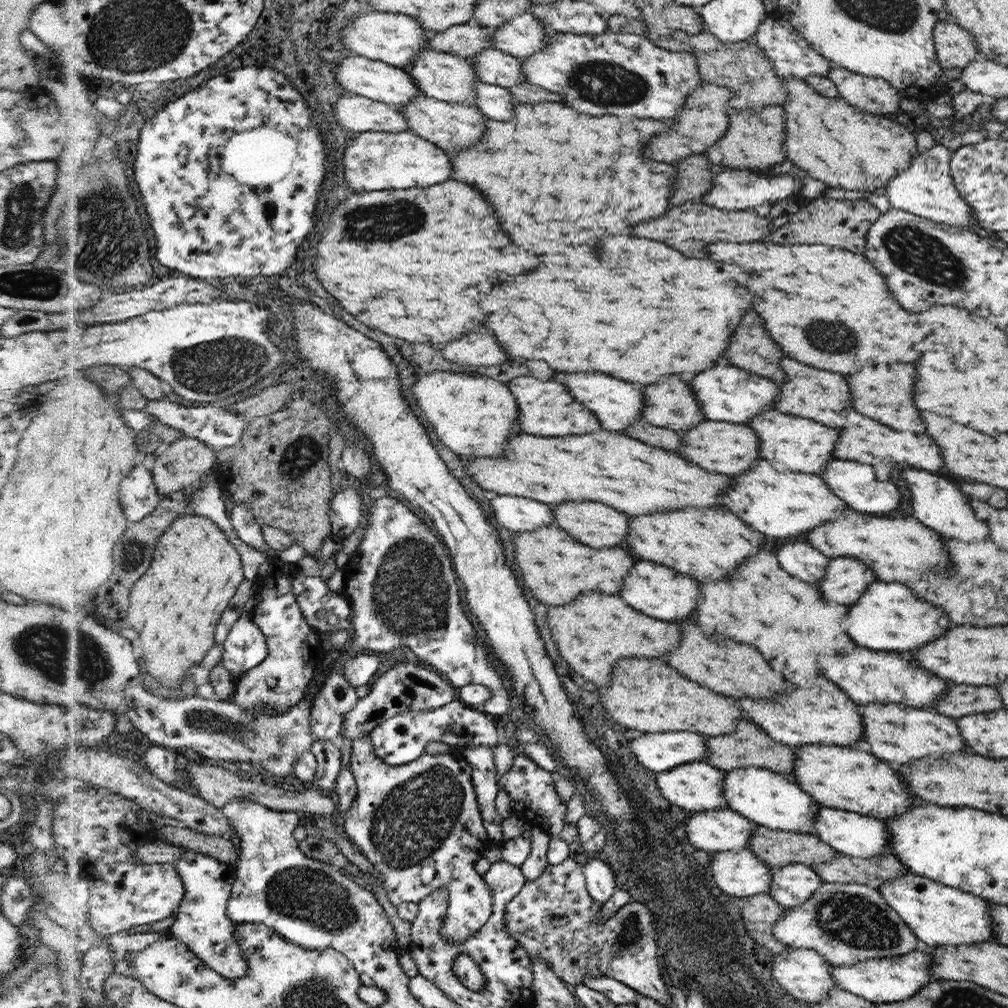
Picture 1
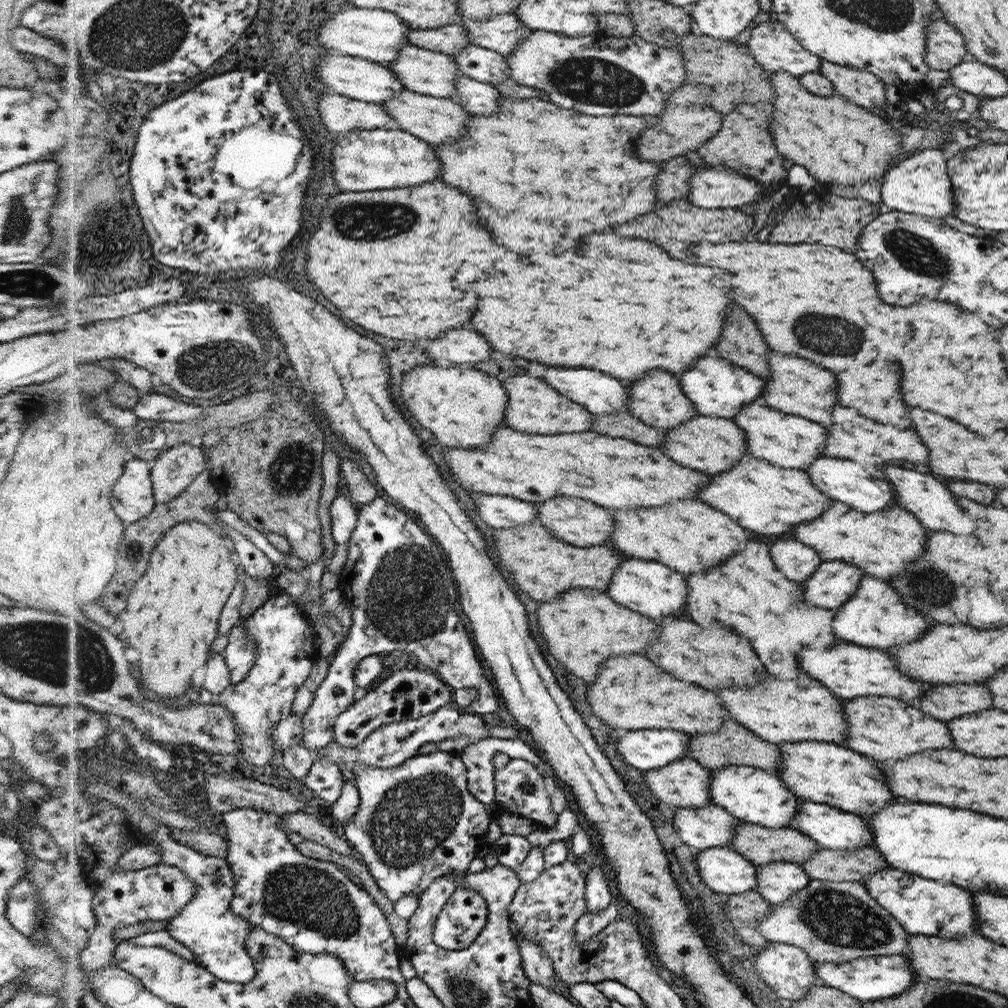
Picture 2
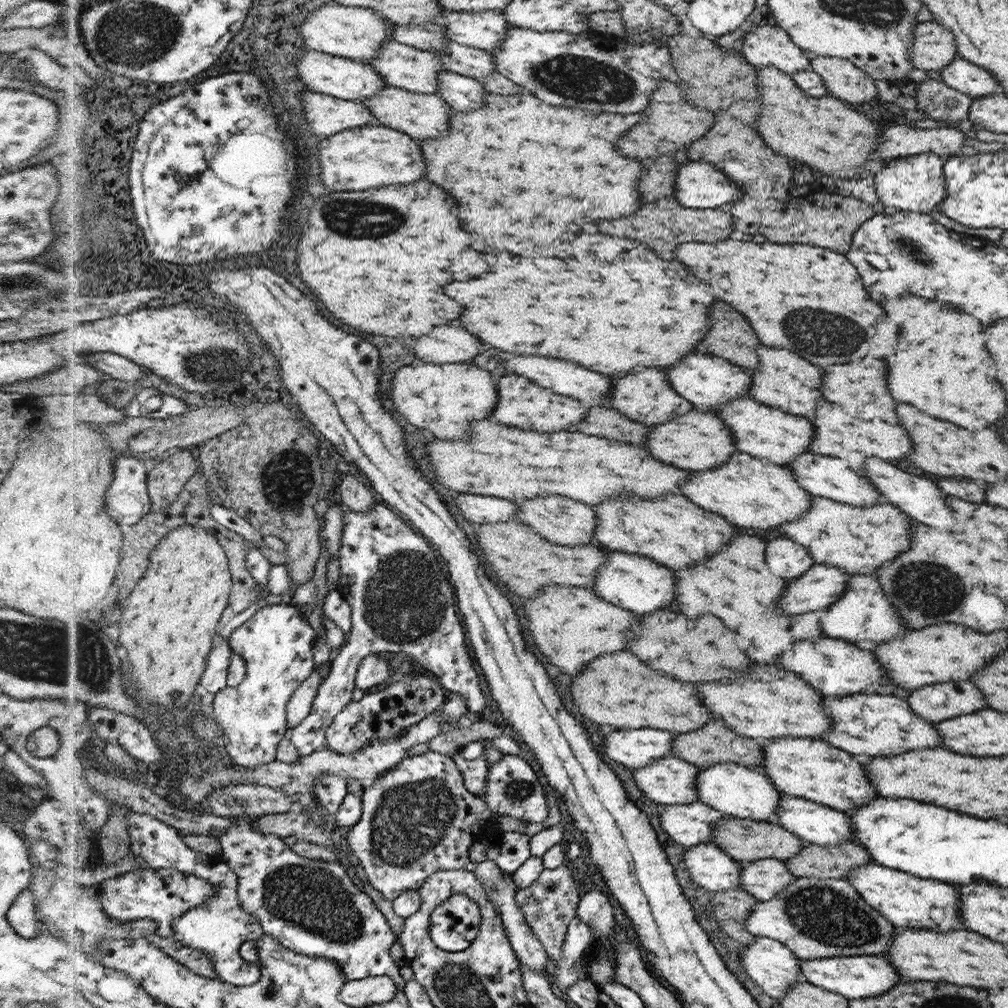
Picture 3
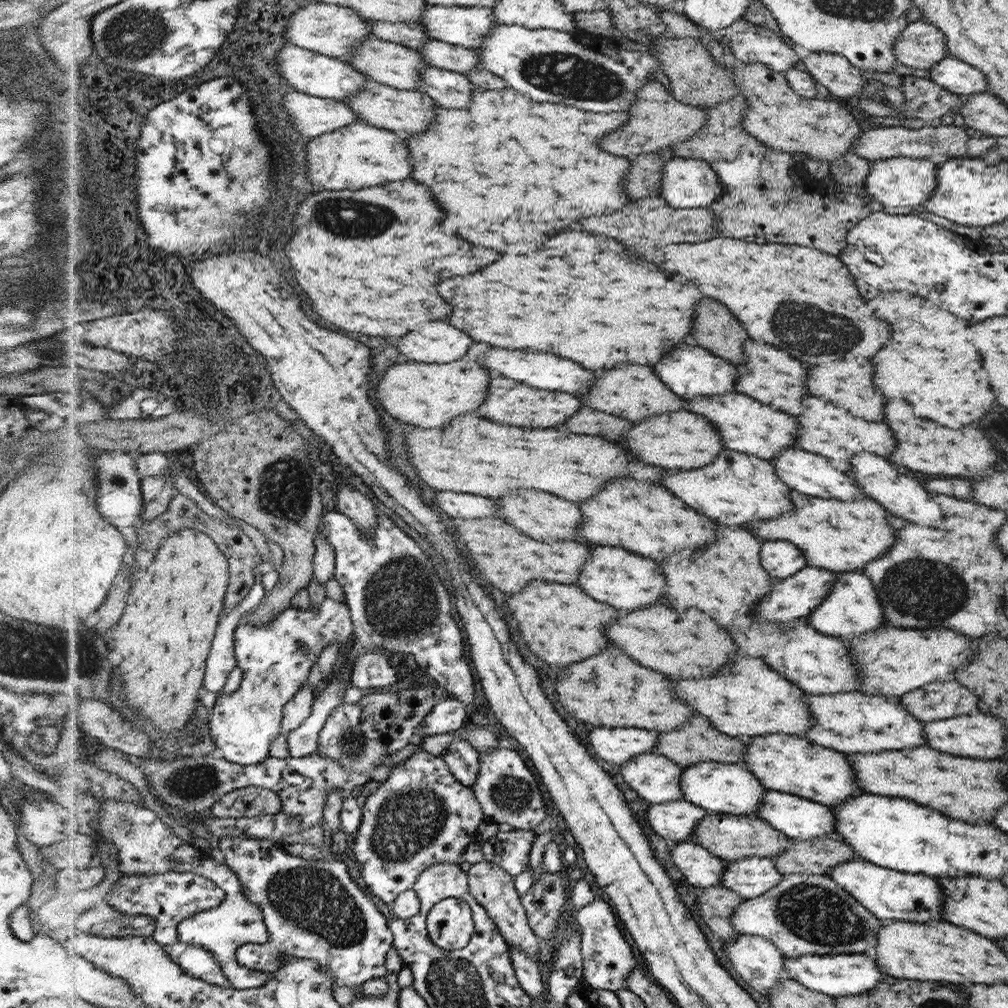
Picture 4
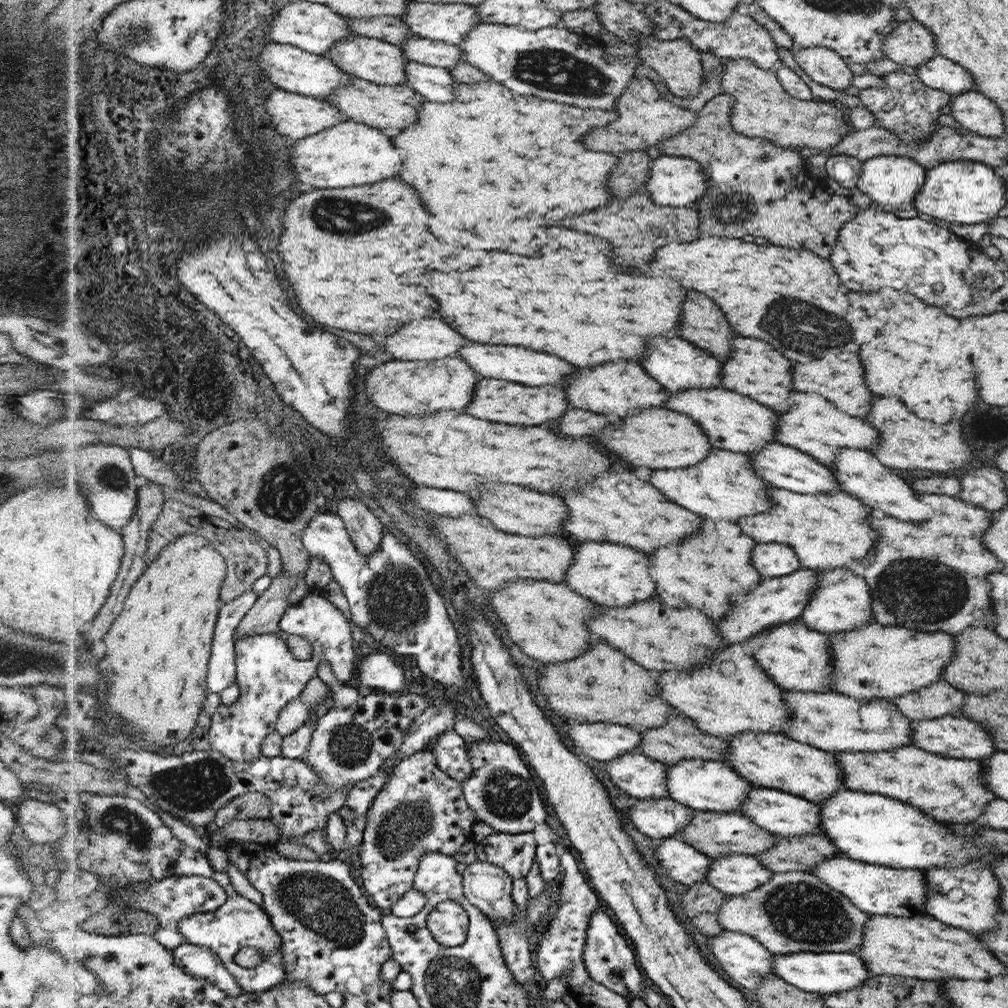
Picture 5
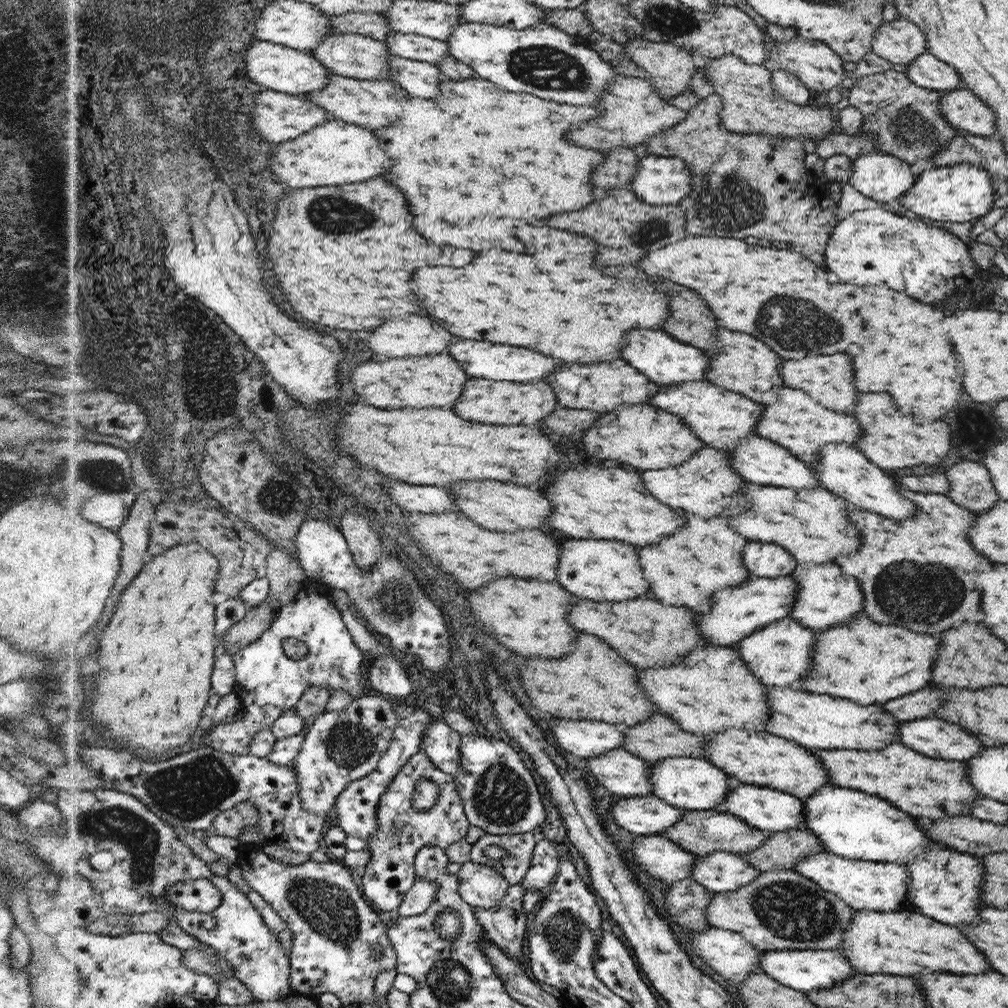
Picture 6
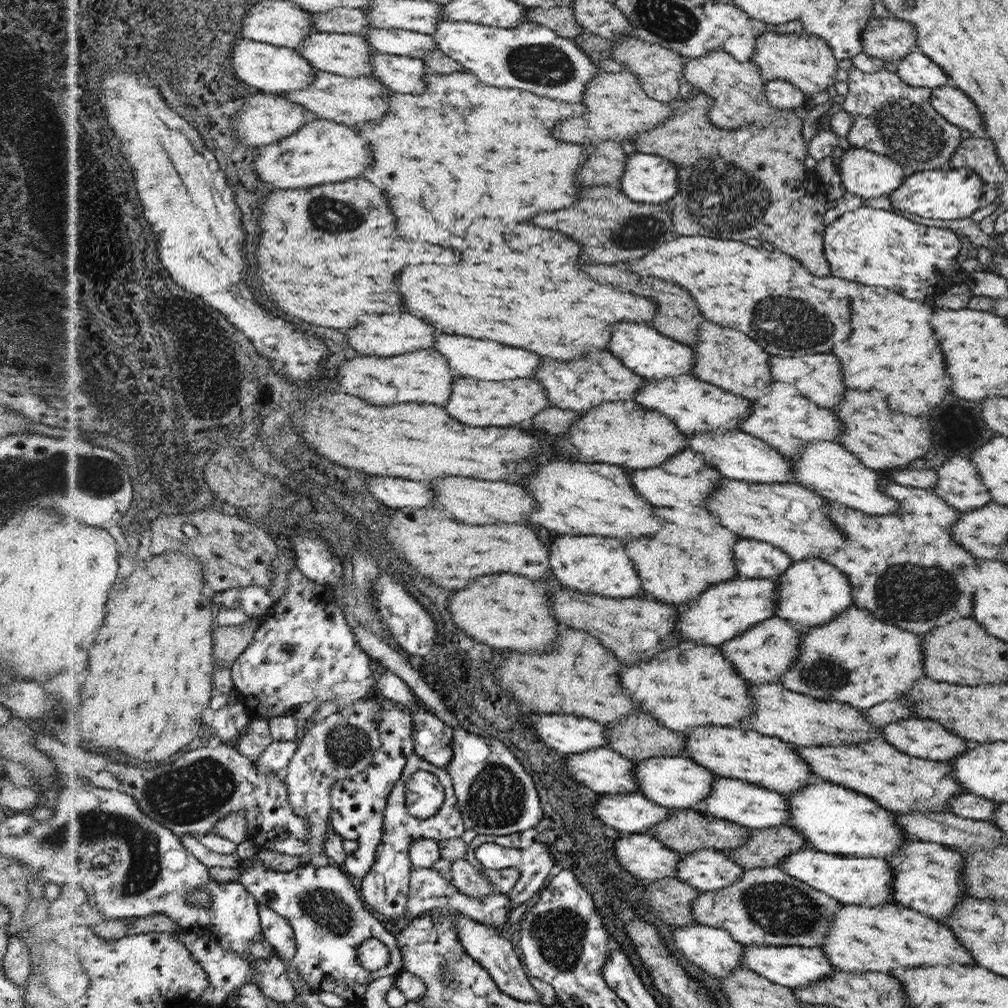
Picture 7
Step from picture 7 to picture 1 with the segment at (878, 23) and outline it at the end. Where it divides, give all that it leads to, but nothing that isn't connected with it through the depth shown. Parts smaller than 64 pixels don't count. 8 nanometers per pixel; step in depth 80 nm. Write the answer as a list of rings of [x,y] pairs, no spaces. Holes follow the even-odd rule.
[[[953,20],[936,21],[934,35],[935,52],[944,70],[964,70],[968,64],[981,59],[974,35]]]

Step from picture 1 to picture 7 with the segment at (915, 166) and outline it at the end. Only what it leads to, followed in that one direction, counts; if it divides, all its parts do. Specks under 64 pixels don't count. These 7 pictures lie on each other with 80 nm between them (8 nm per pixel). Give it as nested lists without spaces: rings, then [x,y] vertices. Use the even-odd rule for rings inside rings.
[[[860,147],[844,148],[838,170],[840,170],[839,184],[850,194],[856,194],[862,199],[892,195],[903,186],[906,177],[906,171],[899,162],[893,161],[889,156]]]

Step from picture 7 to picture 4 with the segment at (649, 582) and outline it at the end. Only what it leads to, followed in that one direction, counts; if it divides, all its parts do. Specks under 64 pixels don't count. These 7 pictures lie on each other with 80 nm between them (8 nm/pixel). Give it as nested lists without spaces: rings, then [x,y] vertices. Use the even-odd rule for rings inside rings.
[[[720,526],[720,542],[700,550],[700,554],[676,554],[676,558],[664,560],[664,574],[668,574],[668,602],[674,610],[698,608],[722,626],[728,628],[740,650],[750,658],[764,658],[770,646],[786,644],[798,626],[810,625],[808,618],[802,617],[790,622],[759,621],[752,616],[758,600],[771,592],[775,581],[760,562],[762,542],[751,531]]]

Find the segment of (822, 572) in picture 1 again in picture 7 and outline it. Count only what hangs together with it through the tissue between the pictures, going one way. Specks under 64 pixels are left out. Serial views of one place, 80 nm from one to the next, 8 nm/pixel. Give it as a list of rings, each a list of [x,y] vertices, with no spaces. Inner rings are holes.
[[[739,538],[736,544],[737,577],[743,579],[774,579],[784,575],[794,560],[786,551],[759,539]]]

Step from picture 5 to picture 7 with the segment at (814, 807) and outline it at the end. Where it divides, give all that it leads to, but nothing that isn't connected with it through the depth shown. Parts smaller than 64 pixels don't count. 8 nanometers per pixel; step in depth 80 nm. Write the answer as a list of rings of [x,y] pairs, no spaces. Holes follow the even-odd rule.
[[[717,777],[709,791],[710,794],[703,804],[696,806],[696,810],[709,817],[734,822],[750,830],[788,824],[791,807],[789,800],[779,791],[768,790],[767,787],[758,786],[755,783],[726,777]]]

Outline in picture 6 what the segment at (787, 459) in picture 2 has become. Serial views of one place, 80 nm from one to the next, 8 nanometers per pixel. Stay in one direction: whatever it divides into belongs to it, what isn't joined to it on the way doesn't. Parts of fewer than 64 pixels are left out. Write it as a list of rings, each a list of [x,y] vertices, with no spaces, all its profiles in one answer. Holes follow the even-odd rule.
[[[706,379],[659,385],[659,394],[652,396],[649,404],[678,415],[707,446],[723,451],[737,446],[747,436],[758,435],[757,424],[766,407],[744,395],[716,386]]]

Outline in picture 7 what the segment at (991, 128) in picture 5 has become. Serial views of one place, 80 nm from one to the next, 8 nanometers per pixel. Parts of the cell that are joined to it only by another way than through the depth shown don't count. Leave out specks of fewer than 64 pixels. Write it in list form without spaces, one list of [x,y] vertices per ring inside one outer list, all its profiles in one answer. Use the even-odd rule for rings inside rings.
[[[951,85],[931,90],[931,103],[939,114],[960,129],[968,130],[973,135],[985,135],[982,130],[980,110],[968,96]]]

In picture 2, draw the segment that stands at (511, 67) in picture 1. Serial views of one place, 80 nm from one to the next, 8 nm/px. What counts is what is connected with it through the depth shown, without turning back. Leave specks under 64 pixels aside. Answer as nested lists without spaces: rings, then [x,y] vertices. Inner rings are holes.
[[[471,44],[462,48],[458,55],[452,55],[452,58],[463,76],[477,82],[498,85],[509,78],[506,57],[494,50]]]

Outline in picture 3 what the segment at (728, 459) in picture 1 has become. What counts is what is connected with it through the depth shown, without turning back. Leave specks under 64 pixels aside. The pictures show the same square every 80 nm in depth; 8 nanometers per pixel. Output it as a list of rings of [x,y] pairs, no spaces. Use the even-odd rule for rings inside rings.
[[[694,409],[650,428],[647,442],[642,446],[651,451],[652,456],[660,462],[680,467],[682,470],[698,472],[718,468],[738,451],[735,435],[714,413],[701,413]]]

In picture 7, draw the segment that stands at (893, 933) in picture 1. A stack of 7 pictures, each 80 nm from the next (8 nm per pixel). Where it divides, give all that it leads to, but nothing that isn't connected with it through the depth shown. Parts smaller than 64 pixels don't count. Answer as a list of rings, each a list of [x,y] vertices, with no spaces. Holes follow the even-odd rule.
[[[780,867],[745,870],[727,889],[702,891],[692,903],[698,925],[729,932],[736,942],[760,946],[818,947],[826,940],[831,922],[843,903],[800,879],[792,878]]]

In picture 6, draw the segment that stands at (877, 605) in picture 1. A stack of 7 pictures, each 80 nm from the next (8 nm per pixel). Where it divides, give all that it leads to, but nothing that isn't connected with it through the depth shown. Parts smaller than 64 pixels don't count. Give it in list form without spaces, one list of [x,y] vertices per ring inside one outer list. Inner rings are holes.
[[[834,563],[820,566],[798,565],[790,576],[797,582],[797,594],[794,609],[788,617],[794,618],[815,632],[850,622],[863,611],[863,590],[859,580],[848,575]]]

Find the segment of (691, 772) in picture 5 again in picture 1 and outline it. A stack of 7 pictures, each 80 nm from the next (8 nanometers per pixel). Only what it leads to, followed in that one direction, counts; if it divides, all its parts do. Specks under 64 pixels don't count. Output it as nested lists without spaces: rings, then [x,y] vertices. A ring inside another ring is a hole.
[[[760,767],[727,771],[723,793],[730,810],[752,819],[757,826],[802,834],[814,834],[821,804],[791,777]]]

